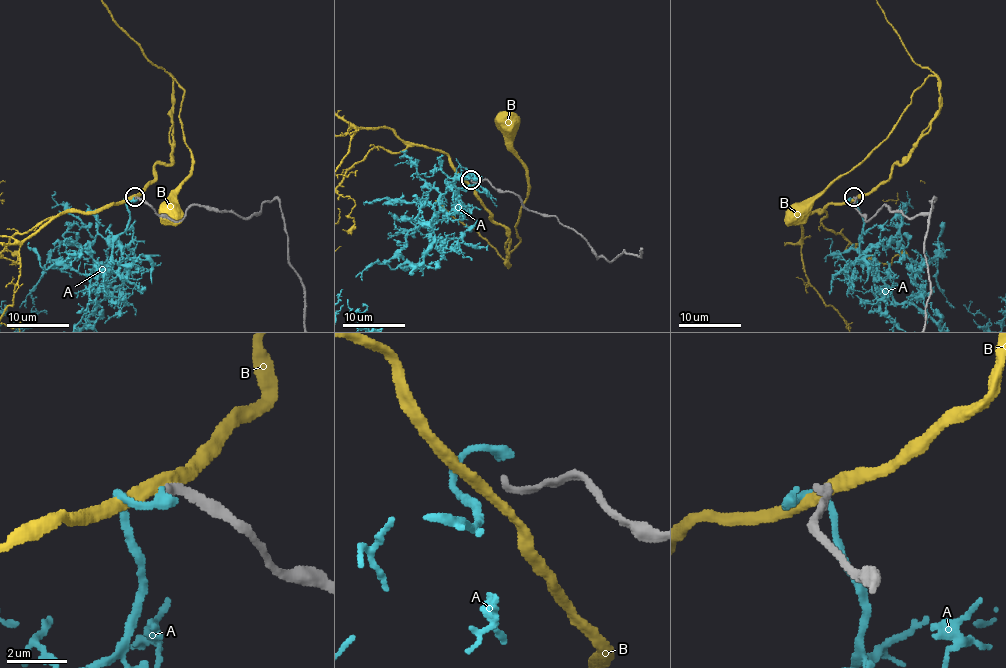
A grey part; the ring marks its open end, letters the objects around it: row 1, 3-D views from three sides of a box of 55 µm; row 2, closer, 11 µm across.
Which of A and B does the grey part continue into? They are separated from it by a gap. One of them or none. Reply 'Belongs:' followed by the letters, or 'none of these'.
Belongs: A

